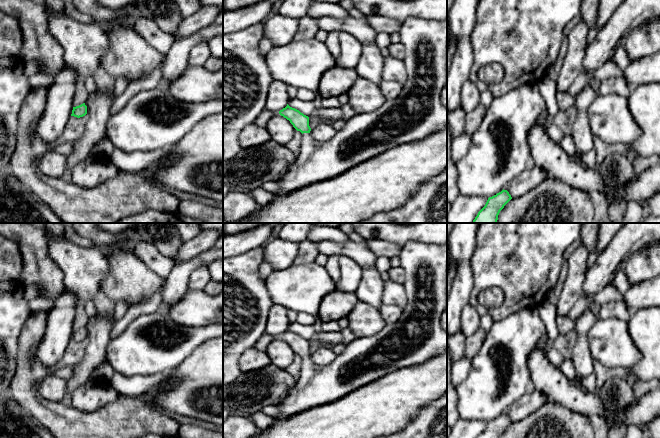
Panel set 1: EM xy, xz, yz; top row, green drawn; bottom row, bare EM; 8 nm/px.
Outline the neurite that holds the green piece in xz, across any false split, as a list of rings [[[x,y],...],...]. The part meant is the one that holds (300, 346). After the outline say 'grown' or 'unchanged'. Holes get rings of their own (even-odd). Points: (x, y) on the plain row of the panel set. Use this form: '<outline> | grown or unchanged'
[[[409,241],[401,247],[398,256],[405,271],[403,285],[407,304],[396,322],[386,324],[373,336],[355,337],[345,345],[345,350],[326,366],[319,366],[311,361],[309,341],[299,334],[287,328],[279,335],[303,361],[295,387],[279,404],[280,412],[273,417],[273,422],[266,429],[279,420],[336,401],[387,373],[424,363],[447,350],[447,331],[440,325],[441,314],[447,308],[447,243]]] | grown

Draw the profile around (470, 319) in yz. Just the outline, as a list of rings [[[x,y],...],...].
[[[467,305],[461,312],[461,331],[467,337],[474,334],[480,327],[481,316]]]

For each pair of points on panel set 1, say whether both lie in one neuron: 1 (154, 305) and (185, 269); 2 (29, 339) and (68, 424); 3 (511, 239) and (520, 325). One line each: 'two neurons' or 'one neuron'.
1: two neurons
2: one neuron
3: two neurons

